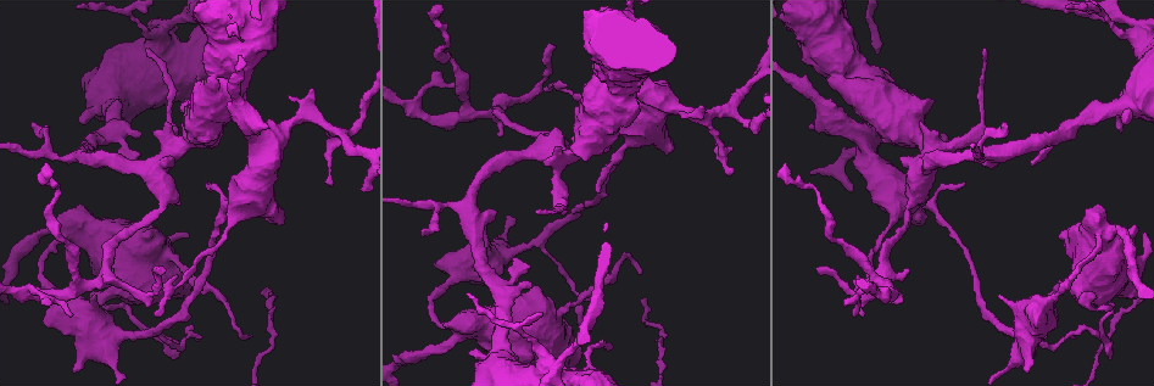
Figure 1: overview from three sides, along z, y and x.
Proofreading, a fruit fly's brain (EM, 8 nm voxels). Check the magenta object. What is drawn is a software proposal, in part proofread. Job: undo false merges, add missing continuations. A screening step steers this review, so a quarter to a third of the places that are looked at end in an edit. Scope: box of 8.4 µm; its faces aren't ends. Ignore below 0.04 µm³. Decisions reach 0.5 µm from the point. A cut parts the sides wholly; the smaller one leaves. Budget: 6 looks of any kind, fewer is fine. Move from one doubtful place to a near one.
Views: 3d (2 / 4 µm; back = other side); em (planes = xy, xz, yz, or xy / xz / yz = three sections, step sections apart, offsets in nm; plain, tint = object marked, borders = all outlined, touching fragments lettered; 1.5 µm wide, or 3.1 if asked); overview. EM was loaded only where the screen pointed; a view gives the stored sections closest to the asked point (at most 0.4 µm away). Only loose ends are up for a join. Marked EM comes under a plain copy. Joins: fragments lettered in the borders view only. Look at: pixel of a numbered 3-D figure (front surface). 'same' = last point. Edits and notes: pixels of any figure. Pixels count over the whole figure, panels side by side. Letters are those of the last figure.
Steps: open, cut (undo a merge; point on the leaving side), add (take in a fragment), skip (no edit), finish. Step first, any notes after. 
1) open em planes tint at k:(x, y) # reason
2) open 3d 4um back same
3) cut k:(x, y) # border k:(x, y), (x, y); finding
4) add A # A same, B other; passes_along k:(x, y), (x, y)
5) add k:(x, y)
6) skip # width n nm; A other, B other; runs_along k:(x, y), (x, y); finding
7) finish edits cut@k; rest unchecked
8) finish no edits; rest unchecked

open em planes tint at 1:(968, 139) # calibre changes

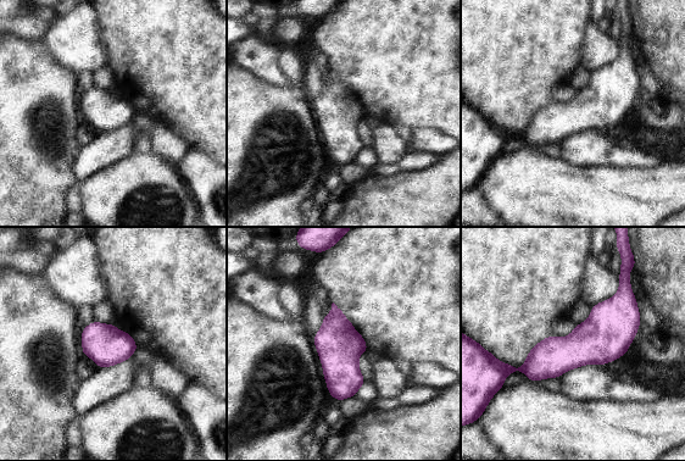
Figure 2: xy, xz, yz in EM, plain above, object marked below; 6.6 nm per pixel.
open em planes borders same

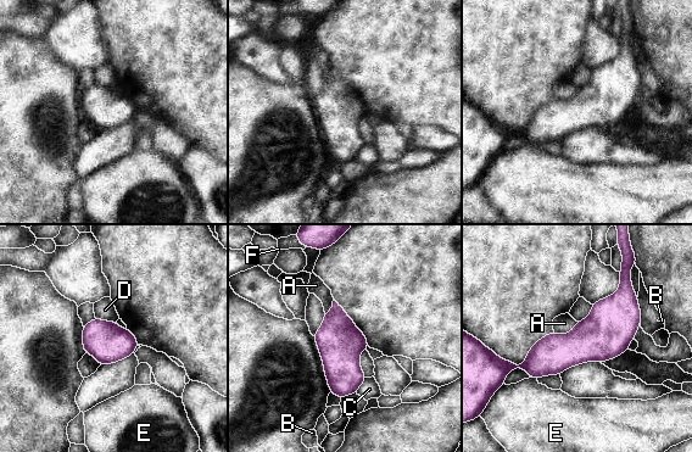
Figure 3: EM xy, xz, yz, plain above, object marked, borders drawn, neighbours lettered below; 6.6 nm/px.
skip # width 260 nm; A other, B other, C other, D other, E other, F other; border 3:(578, 322), (567, 334), (554, 333); one neuron here

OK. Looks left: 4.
open 3d 4um at 1:(332, 184) # branch stops here

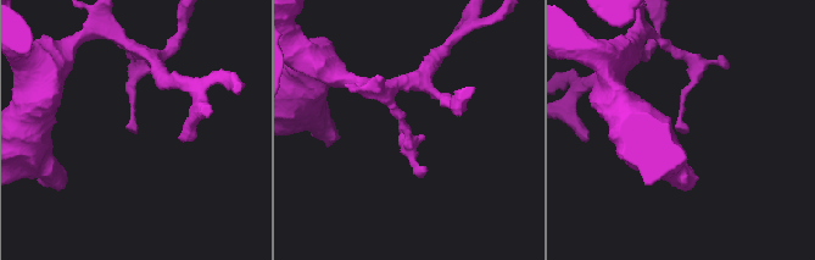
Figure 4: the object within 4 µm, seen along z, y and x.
open em planes borders at 4:(687, 131) # need the tissue

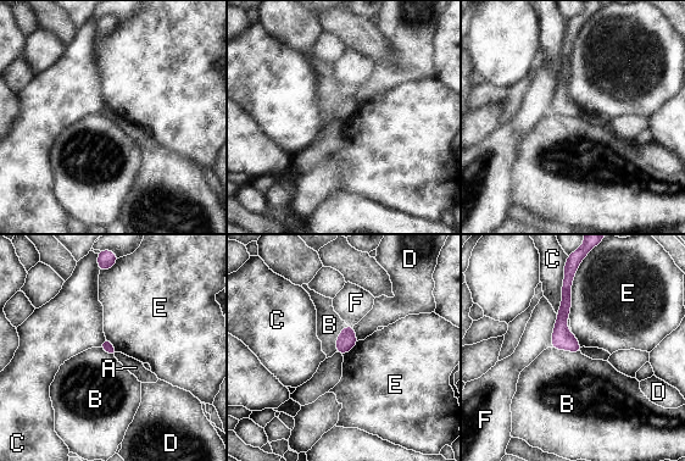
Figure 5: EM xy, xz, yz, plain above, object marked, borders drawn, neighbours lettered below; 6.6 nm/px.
skip # A other, B other, C other, D other, E other, F other; border 5:(551, 346), (558, 350), (580, 353); none of them fits

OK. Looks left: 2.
finish no edits; rest unchecked

